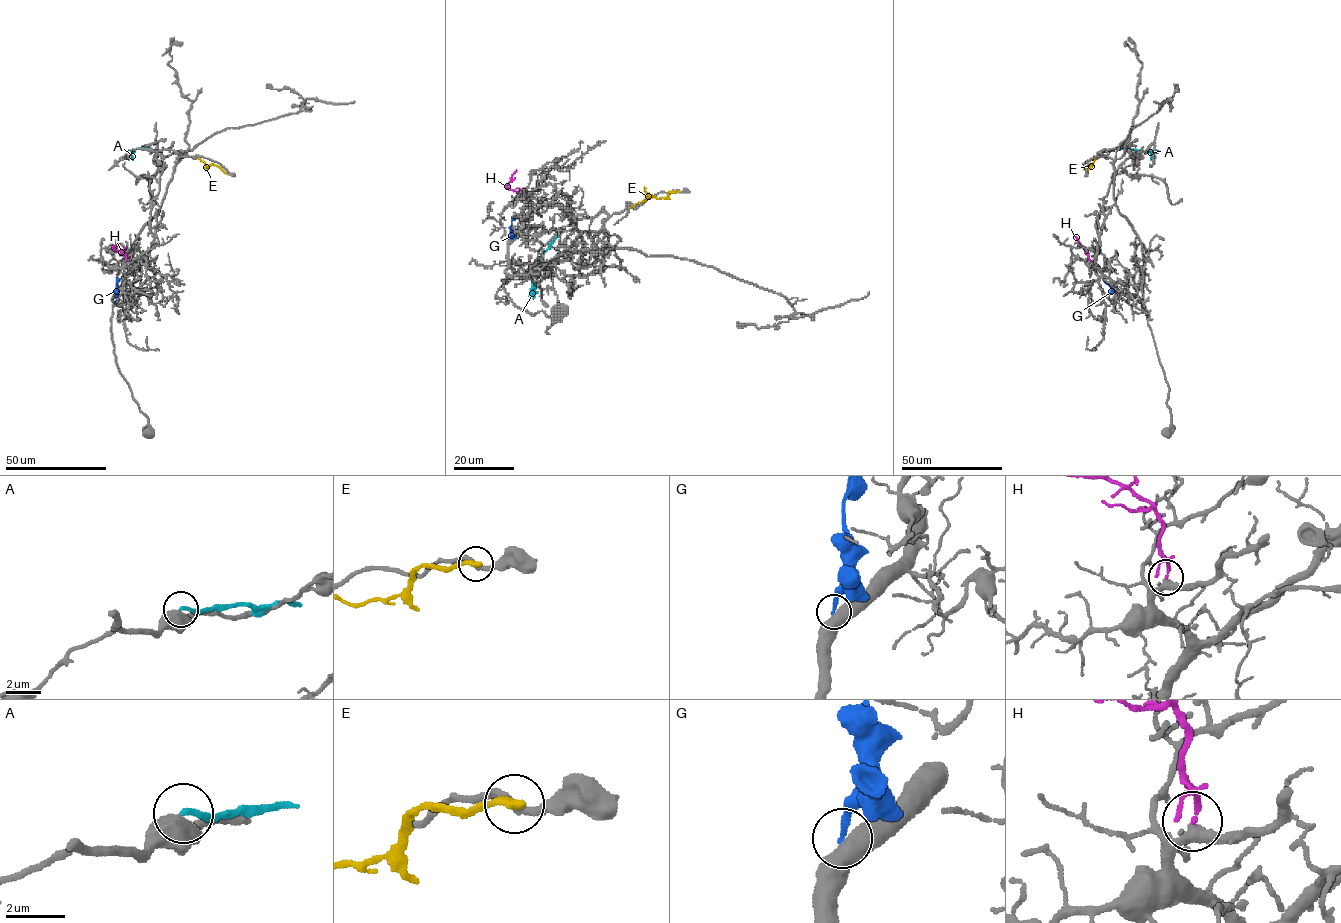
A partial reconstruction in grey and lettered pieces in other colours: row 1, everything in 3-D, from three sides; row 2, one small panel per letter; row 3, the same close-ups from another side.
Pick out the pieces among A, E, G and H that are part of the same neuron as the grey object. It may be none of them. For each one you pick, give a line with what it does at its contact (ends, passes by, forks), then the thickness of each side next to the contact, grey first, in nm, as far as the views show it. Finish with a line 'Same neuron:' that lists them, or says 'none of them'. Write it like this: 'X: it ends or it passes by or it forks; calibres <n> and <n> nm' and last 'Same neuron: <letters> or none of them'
H: it ends; calibres 400 and 200 nm
Same neuron: H

